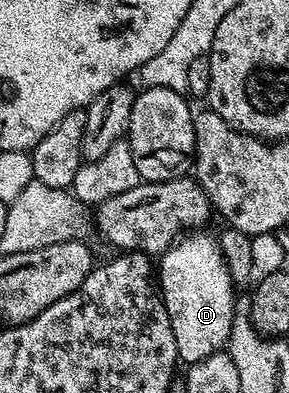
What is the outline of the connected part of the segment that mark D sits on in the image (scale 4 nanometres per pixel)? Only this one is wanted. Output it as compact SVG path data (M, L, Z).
M183 233L162 253L159 261L162 263L156 266L156 282L168 312L172 336L176 336L178 356L186 364L221 351L229 343L234 319L236 283L230 278L219 239L206 233Z

